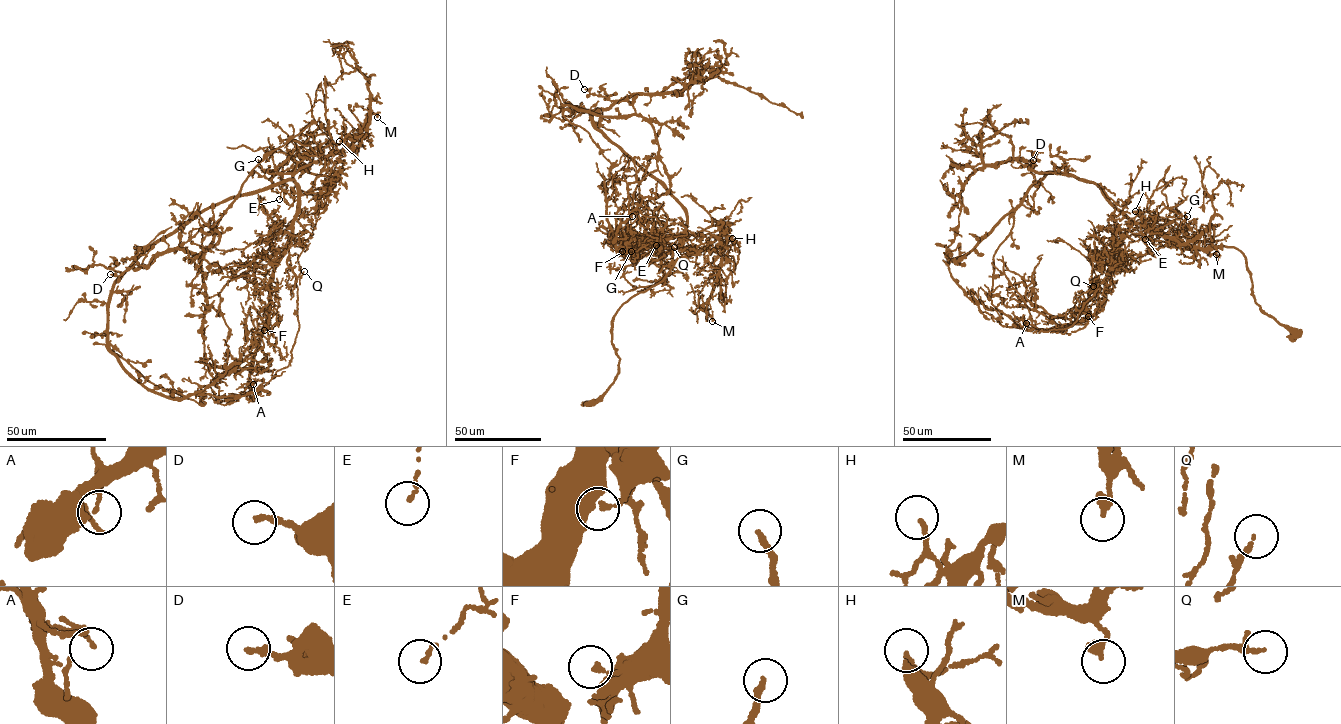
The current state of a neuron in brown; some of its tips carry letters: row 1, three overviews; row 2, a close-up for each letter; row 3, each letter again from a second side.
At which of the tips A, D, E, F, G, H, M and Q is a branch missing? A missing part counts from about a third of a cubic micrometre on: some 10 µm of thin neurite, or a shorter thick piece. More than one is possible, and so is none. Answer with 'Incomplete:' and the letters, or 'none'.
Incomplete: none

